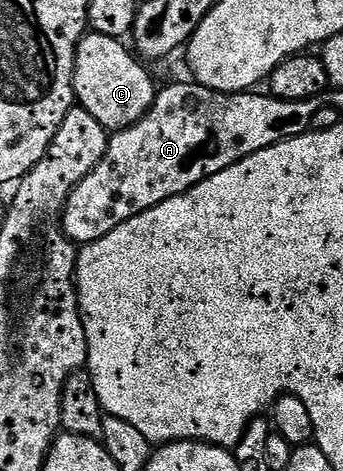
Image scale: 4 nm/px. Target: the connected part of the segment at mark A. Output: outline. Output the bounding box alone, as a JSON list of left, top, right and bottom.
[63,80,323,244]

